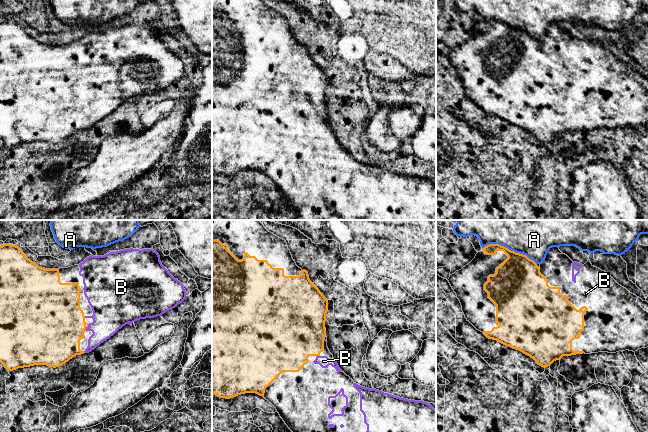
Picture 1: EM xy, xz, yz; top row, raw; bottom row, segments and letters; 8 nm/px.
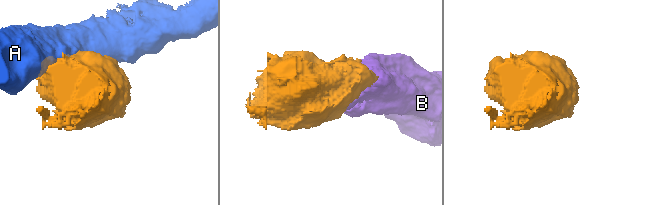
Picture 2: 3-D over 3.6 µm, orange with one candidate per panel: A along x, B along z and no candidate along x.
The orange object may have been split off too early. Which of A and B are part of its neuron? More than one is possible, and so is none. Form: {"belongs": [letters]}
{"belongs": ["B"]}

